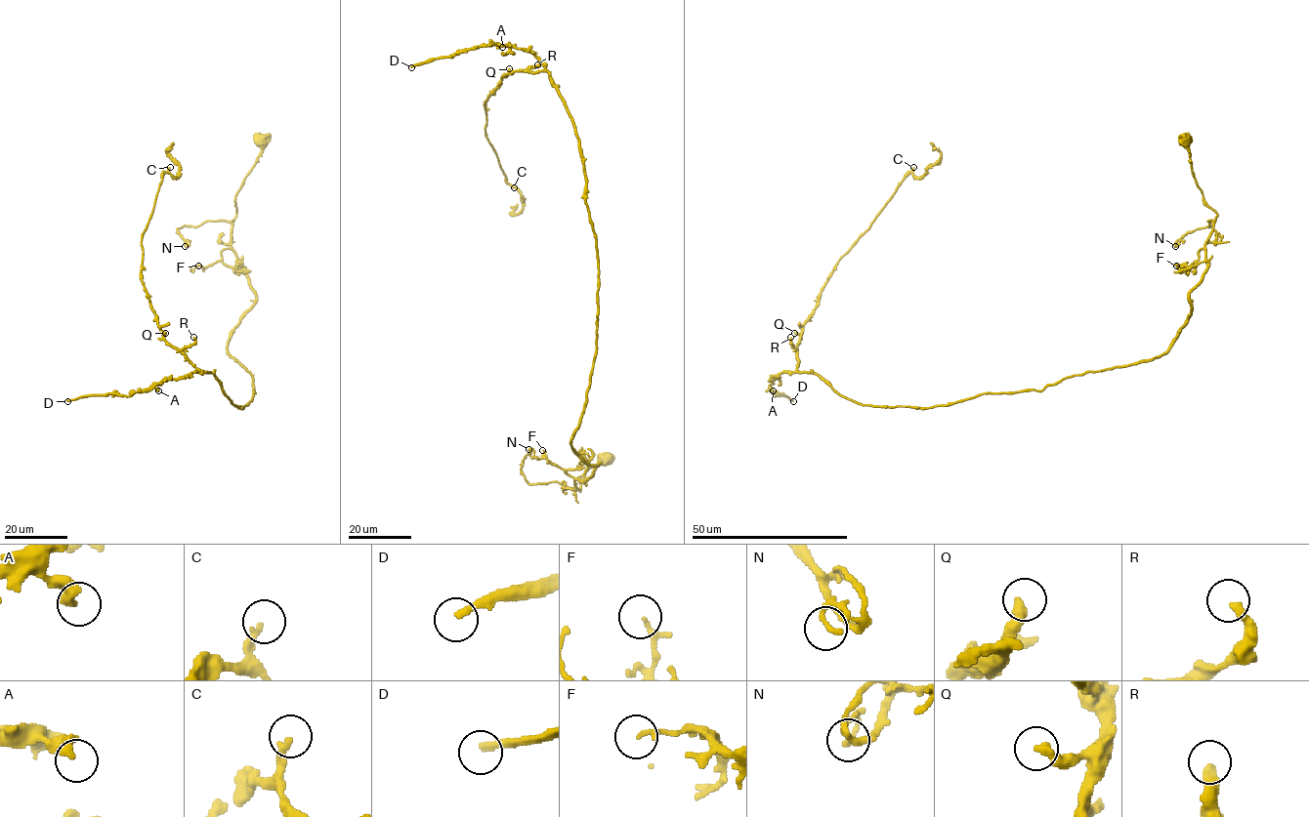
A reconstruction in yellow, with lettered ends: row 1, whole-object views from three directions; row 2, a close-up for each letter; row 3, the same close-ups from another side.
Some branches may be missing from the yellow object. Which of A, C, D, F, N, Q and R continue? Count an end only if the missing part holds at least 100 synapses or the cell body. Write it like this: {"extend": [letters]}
{"extend": ["D"]}

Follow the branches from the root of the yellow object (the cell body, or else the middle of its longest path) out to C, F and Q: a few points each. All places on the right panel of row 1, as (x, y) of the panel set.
C: (1184, 141), (1216, 217), (1165, 352), (1040, 390), (863, 405), (799, 372), (797, 343), (913, 167)
F: (1184, 141), (1203, 200), (1216, 217), (1204, 247), (1199, 252), (1199, 259), (1187, 267), (1176, 265)
Q: (1184, 141), (1216, 217), (1189, 316), (1151, 360), (1040, 390), (874, 406), (799, 372), (794, 333)

